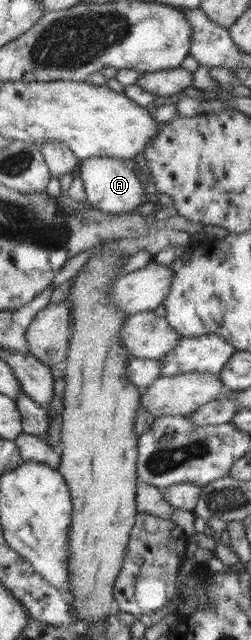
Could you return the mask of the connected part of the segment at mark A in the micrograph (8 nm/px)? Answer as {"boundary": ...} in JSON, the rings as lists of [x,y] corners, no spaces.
{"boundary":[[[91,157],[79,161],[77,174],[86,187],[87,203],[91,208],[109,214],[135,212],[147,201],[144,177],[136,172],[131,164],[118,158]]]}

